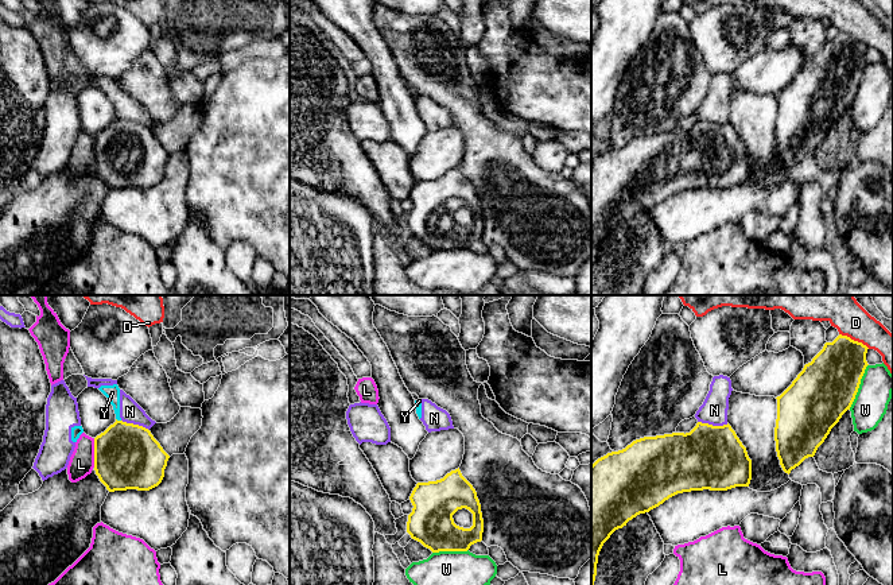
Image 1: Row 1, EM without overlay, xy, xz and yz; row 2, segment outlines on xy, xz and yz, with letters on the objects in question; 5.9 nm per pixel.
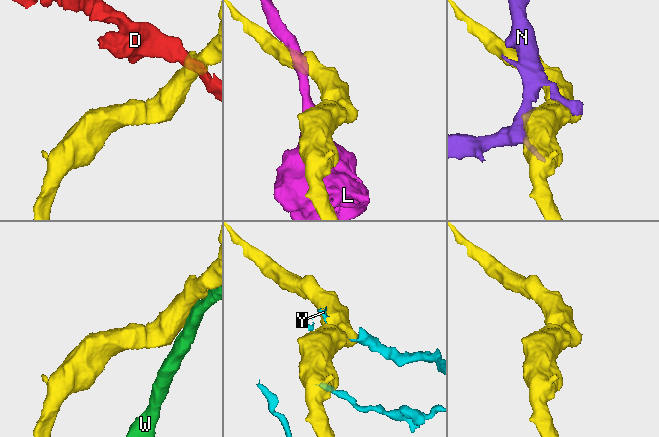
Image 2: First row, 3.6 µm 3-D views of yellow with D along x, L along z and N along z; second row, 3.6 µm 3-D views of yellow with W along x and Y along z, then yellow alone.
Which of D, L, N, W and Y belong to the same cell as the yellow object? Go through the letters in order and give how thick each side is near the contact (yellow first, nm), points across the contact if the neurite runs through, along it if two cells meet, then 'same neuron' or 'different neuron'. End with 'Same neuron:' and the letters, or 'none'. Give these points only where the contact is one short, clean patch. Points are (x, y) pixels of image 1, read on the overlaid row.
D: 320 nm thick on the yellow side, 240 nm on the other; border along yz (839, 333), (861, 341), (869, 348); different neuron
L: 400 nm thick on the yellow side, 150 nm on the other; border along xy (93, 438), (94, 467); different neuron
N: 380 nm thick on the yellow side, 160 nm on the other; different neuron
W: 360 nm thick on the yellow side, 200 nm on the other; different neuron
Y: 400 nm thick on the yellow side, 90 nm on the other; different neuron
Same neuron: none

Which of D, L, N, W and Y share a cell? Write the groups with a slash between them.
D / L / N Y / W

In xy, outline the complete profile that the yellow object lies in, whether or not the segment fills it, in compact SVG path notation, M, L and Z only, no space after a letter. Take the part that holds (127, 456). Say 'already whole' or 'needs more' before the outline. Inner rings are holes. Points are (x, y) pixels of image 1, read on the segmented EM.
already whole; M117 421L94 438L94 470L109 492L158 487L170 456L143 426Z

